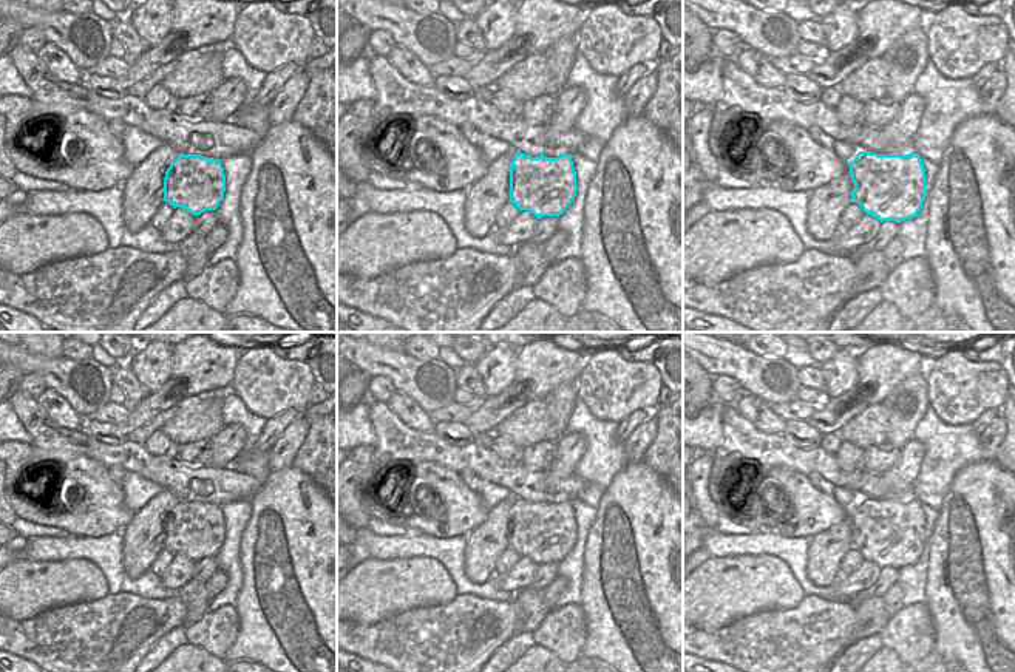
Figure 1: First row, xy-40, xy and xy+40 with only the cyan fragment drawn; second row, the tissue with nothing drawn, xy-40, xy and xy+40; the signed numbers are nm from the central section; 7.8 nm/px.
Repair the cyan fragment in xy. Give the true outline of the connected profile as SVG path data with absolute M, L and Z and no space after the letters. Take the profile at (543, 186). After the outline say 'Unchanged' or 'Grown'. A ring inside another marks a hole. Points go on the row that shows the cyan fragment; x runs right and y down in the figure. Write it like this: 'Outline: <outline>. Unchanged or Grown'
Outline: M514 153L510 165L510 201L496 215L496 227L508 229L521 210L538 219L559 216L576 196L572 154L531 158Z. Grown

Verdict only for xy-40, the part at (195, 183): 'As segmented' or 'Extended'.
Extended

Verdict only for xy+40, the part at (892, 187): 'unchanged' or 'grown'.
grown

